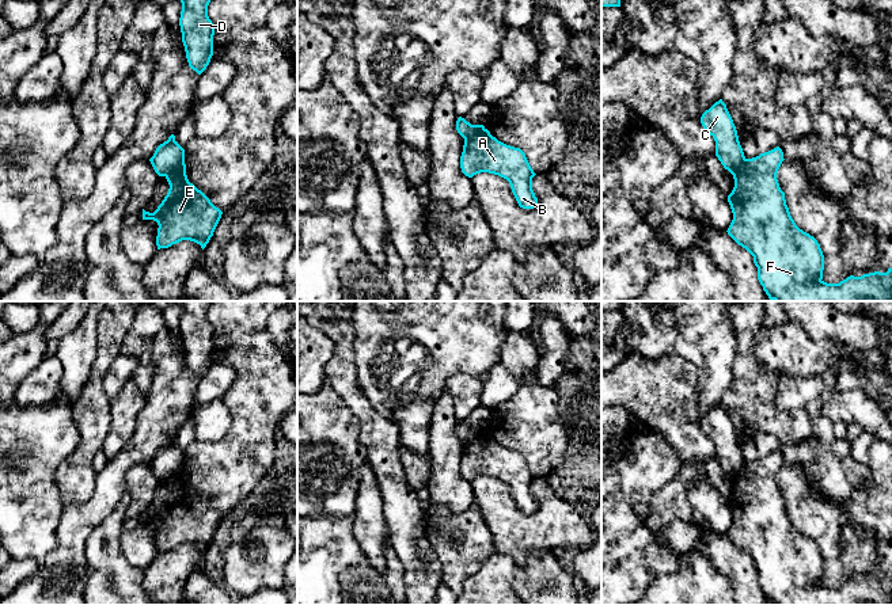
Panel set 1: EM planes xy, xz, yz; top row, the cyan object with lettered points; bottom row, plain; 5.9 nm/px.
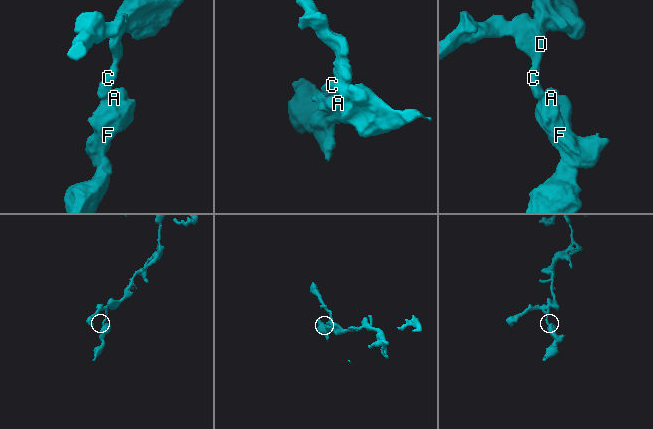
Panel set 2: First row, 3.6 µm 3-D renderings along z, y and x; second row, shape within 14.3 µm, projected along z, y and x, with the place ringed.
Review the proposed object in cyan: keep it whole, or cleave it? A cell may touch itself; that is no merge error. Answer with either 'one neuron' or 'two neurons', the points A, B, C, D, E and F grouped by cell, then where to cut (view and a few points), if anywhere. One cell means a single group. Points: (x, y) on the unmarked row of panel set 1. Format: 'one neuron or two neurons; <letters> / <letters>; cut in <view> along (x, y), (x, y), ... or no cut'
two neurons; A B E F / C D; cut in xy along (183, 464), (163, 479)

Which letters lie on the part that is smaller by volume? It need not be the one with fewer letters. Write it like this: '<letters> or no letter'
A, B, E, F

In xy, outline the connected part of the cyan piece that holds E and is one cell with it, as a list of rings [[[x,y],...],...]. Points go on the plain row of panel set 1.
[[[185,465],[164,479],[170,492],[153,517],[143,513],[143,524],[157,526],[157,553],[190,544],[204,553],[221,522],[223,515],[189,486]]]

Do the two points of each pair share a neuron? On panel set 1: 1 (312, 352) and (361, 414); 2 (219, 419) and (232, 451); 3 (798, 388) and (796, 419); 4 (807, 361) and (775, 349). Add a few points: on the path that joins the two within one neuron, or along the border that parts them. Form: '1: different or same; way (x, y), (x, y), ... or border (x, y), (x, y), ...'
1: different; border (323, 333), (333, 342), (326, 377)
2: different; border (224, 402), (230, 429), (217, 440), (196, 441)
3: different; border (777, 385), (775, 404), (781, 410), (804, 408)
4: same; way (798, 354), (784, 350)

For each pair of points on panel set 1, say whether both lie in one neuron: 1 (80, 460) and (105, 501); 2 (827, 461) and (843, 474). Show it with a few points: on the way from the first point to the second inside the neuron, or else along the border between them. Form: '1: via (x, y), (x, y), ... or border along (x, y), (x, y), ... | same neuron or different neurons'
1: border along (95, 474), (93, 494), (87, 499), (71, 505) | different neurons
2: via (831, 465), (839, 474) | same neuron

